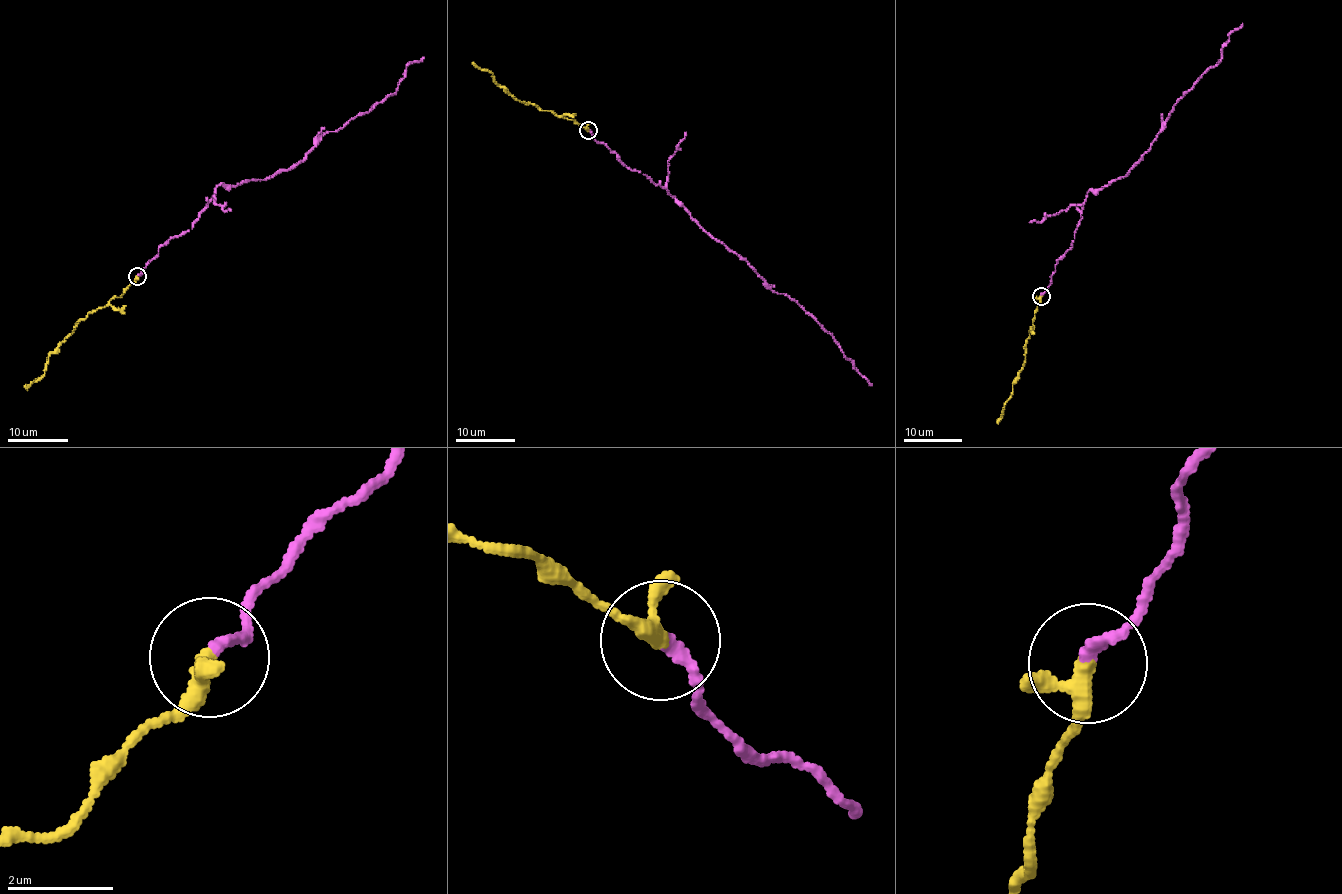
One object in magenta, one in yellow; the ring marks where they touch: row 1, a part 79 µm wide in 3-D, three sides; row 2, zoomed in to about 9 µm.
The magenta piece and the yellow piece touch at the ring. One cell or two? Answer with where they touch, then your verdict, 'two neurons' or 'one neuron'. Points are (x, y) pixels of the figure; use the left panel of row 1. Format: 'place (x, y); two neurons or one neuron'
place (137, 276); two neurons

